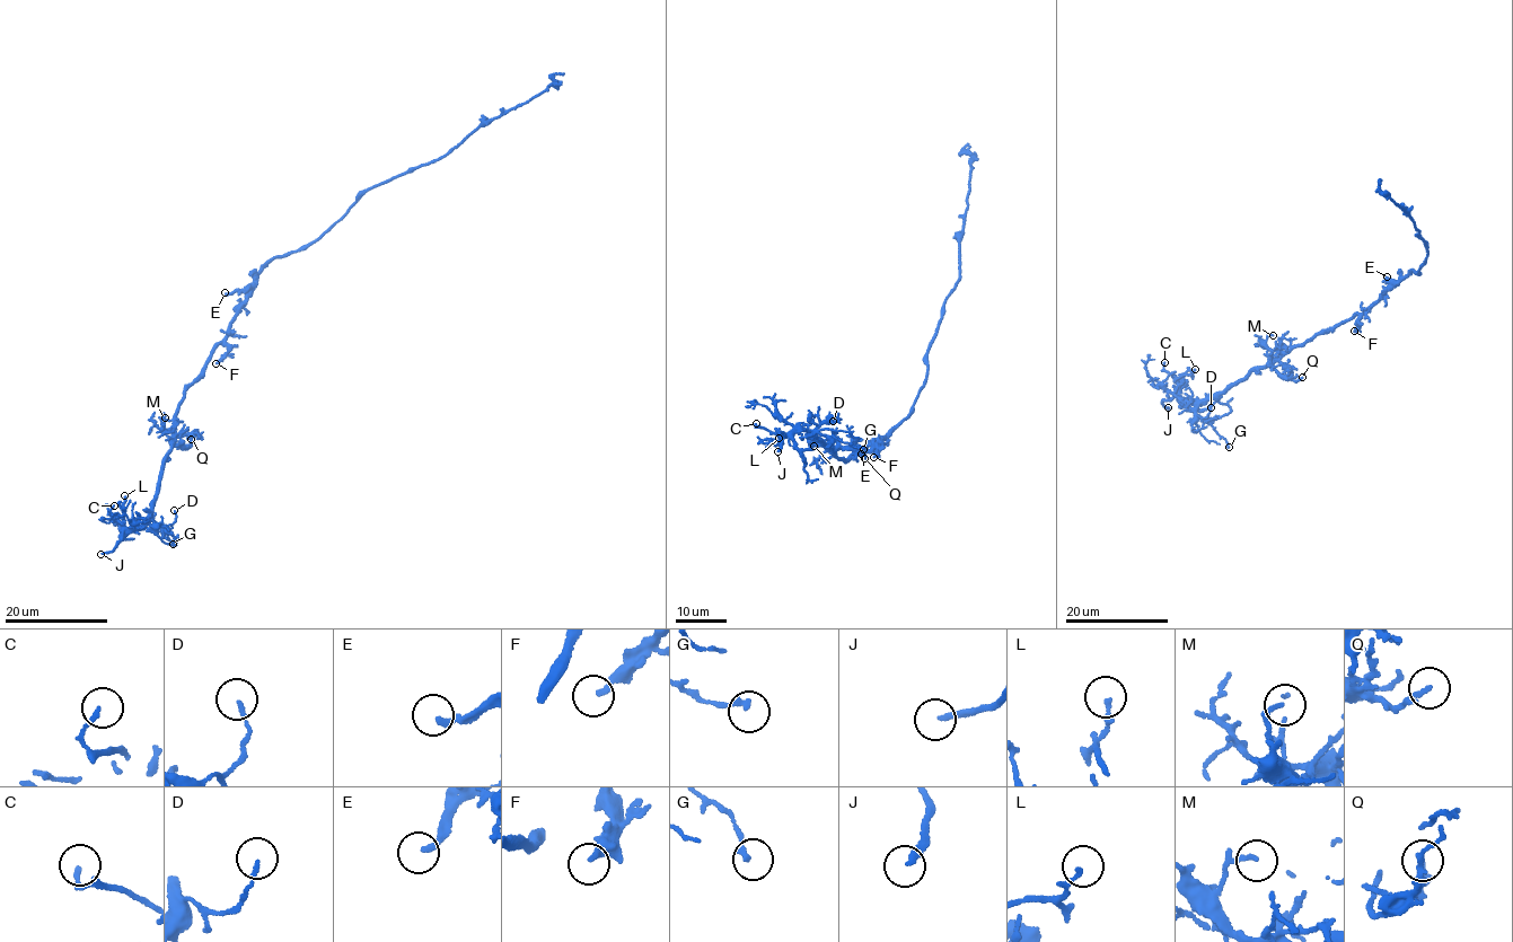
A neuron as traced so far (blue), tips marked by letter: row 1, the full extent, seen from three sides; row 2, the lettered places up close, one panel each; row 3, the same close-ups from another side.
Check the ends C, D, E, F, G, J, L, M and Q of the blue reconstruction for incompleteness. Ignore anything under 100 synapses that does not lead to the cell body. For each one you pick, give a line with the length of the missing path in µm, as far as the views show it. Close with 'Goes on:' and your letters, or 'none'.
J: missing 30 µm
Goes on: J

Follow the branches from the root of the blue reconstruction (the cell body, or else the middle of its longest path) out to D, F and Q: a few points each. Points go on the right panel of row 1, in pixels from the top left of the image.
D: (1407, 276), (1364, 311), (1321, 331), (1198, 403), (1196, 414), (1204, 417), (1211, 407)
F: (1407, 276), (1362, 315), (1354, 331)
Q: (1407, 276), (1364, 311), (1321, 331), (1274, 362), (1275, 369), (1284, 376), (1294, 380), (1302, 377)

